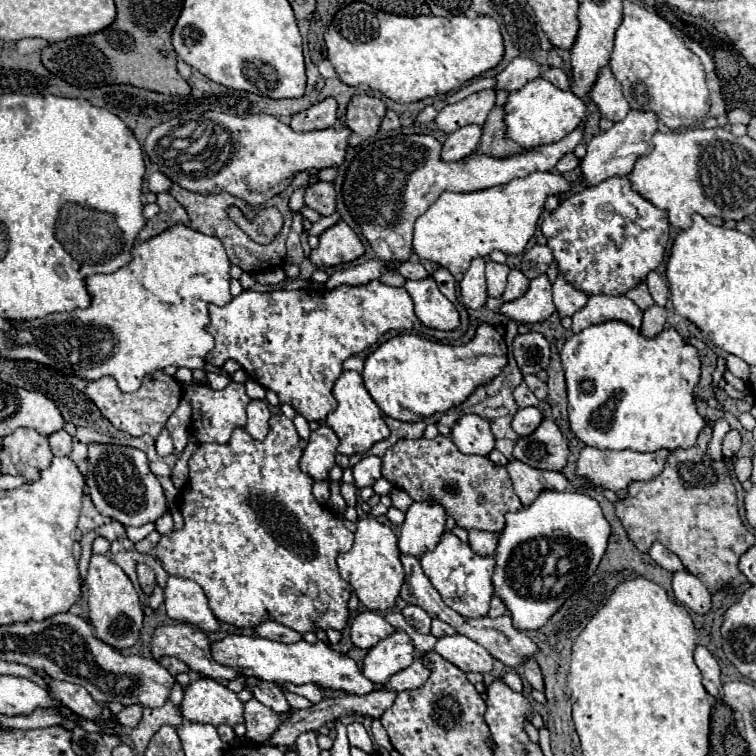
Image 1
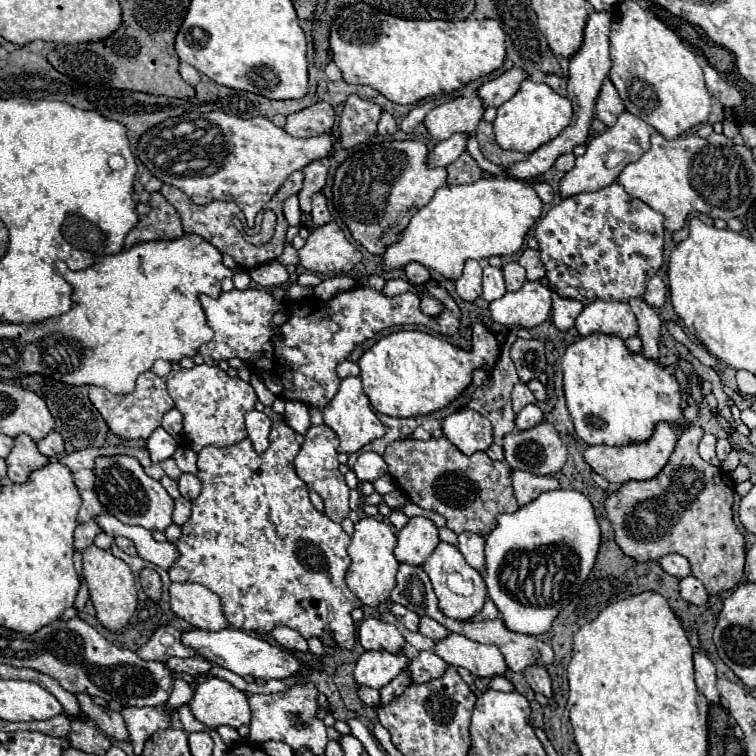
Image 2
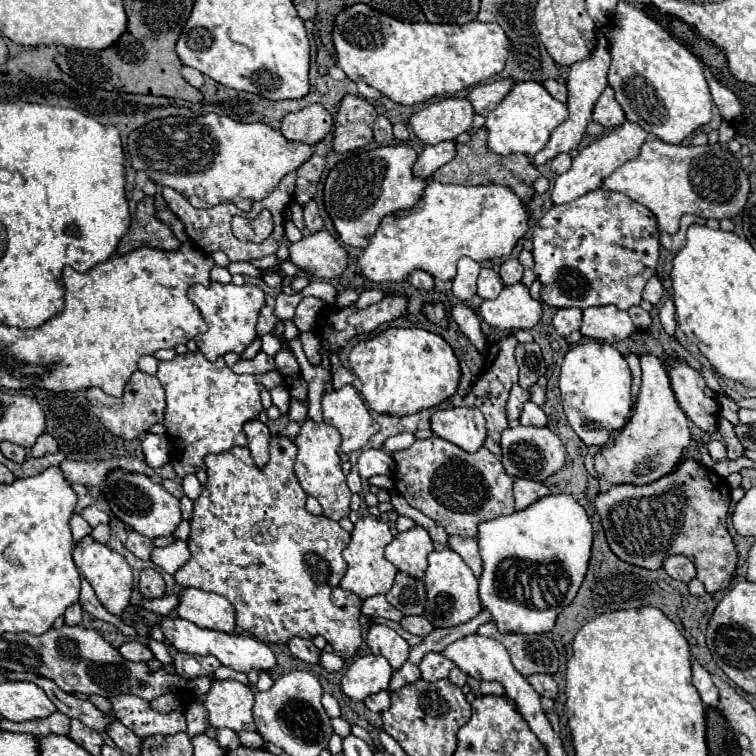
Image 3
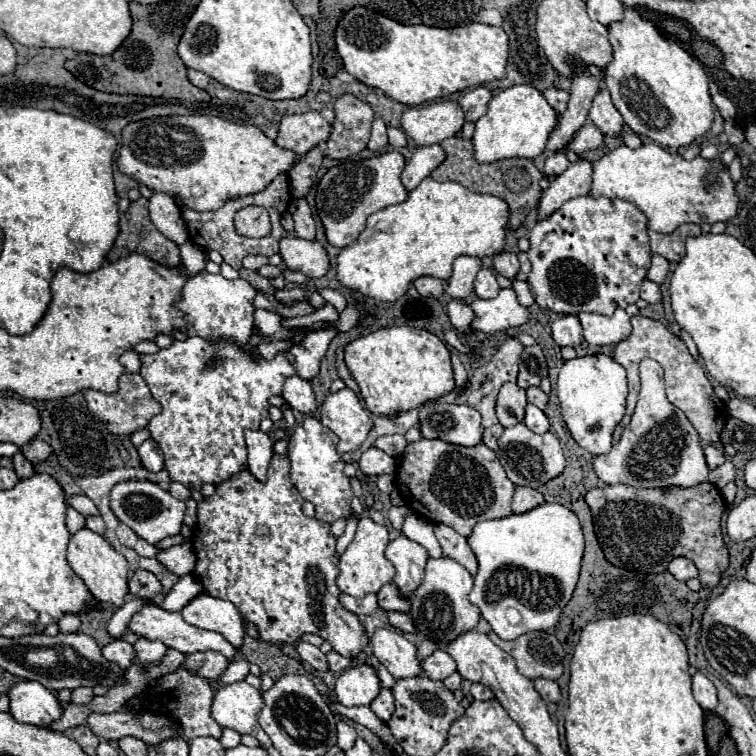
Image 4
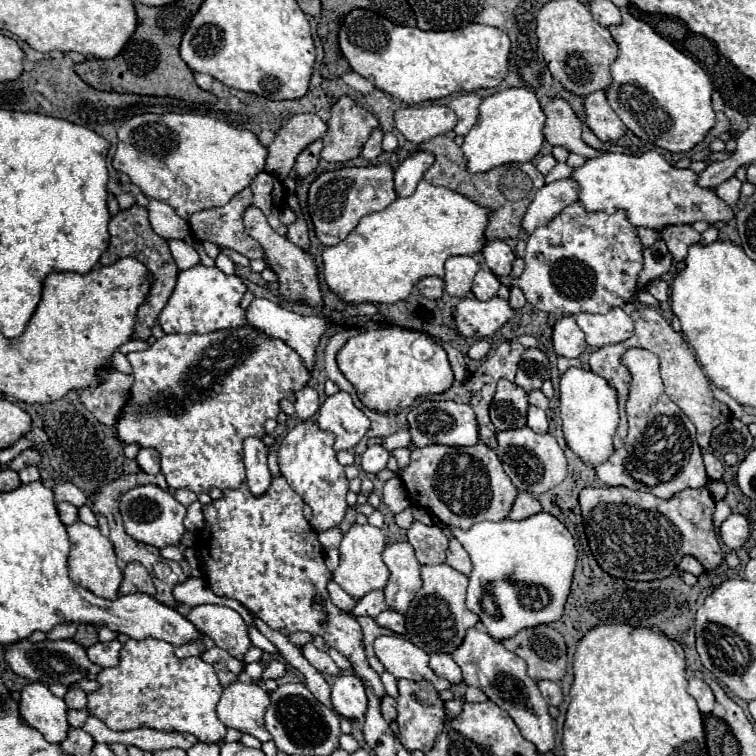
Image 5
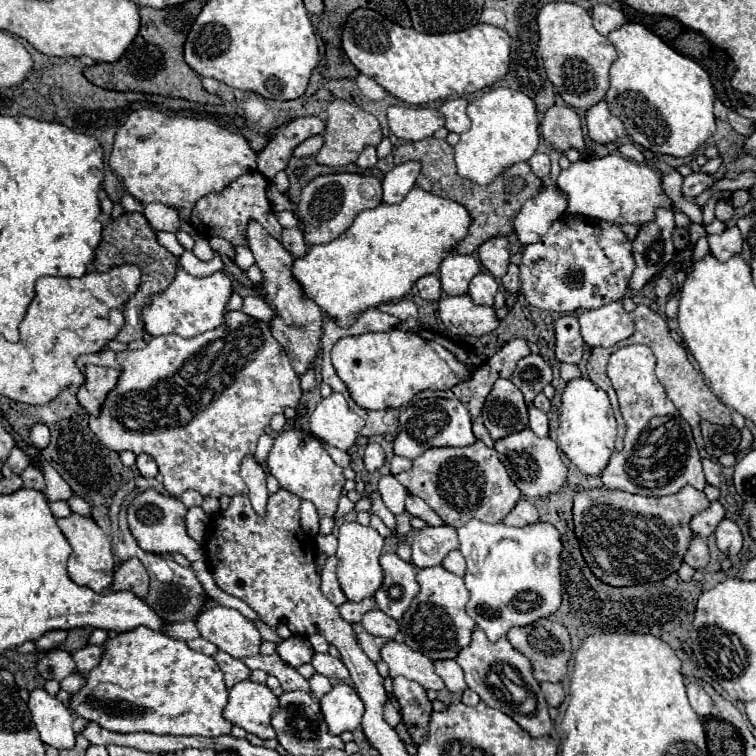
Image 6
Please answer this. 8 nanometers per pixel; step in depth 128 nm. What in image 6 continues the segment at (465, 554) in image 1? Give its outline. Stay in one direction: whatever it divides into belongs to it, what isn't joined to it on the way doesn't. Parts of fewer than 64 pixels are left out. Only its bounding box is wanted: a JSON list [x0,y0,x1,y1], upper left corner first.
[400,566,476,662]

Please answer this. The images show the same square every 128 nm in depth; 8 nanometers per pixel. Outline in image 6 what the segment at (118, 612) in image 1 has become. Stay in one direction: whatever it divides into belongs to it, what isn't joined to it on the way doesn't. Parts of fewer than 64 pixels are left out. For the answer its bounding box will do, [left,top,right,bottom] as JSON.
[56,514,114,592]

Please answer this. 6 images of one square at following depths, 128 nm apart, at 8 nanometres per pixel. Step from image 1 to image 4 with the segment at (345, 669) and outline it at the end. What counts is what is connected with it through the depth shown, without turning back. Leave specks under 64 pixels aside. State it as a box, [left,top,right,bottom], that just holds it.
[128,604,394,722]

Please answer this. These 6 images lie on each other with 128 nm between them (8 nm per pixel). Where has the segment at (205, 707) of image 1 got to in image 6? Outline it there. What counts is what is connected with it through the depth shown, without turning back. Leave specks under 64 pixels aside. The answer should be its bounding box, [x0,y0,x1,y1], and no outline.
[224,680,280,740]

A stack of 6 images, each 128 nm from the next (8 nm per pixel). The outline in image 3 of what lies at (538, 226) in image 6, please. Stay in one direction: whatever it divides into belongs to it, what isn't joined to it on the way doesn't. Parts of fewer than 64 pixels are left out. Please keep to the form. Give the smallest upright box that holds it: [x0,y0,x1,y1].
[550,122,648,206]

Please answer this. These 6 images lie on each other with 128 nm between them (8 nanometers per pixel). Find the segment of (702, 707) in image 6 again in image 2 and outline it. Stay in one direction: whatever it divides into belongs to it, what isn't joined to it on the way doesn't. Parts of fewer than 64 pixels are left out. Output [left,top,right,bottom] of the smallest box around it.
[694,654,720,704]

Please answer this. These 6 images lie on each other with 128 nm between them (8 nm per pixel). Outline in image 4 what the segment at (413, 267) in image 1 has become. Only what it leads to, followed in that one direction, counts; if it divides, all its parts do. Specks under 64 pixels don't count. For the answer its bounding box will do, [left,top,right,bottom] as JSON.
[414,276,444,298]

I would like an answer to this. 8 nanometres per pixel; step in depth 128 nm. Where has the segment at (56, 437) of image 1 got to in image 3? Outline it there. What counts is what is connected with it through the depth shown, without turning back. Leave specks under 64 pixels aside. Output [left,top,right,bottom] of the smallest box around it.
[30,434,58,458]

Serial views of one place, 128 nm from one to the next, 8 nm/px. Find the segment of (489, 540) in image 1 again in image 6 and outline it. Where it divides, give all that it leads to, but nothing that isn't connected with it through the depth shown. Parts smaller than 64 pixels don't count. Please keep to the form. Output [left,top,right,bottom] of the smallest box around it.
[442,550,466,576]

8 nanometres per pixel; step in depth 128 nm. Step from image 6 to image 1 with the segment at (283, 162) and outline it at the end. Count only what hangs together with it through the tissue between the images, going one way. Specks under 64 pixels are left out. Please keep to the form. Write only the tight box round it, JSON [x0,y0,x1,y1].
[290,98,336,132]

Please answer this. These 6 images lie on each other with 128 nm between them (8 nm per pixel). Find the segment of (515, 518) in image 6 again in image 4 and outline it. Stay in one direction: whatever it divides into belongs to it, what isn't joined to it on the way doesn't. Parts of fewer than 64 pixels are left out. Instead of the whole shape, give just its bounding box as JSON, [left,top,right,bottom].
[512,486,544,514]

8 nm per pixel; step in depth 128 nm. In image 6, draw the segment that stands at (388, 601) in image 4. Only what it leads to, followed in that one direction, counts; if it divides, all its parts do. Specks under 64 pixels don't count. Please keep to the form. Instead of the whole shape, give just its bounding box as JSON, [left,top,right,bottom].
[338,598,376,624]

